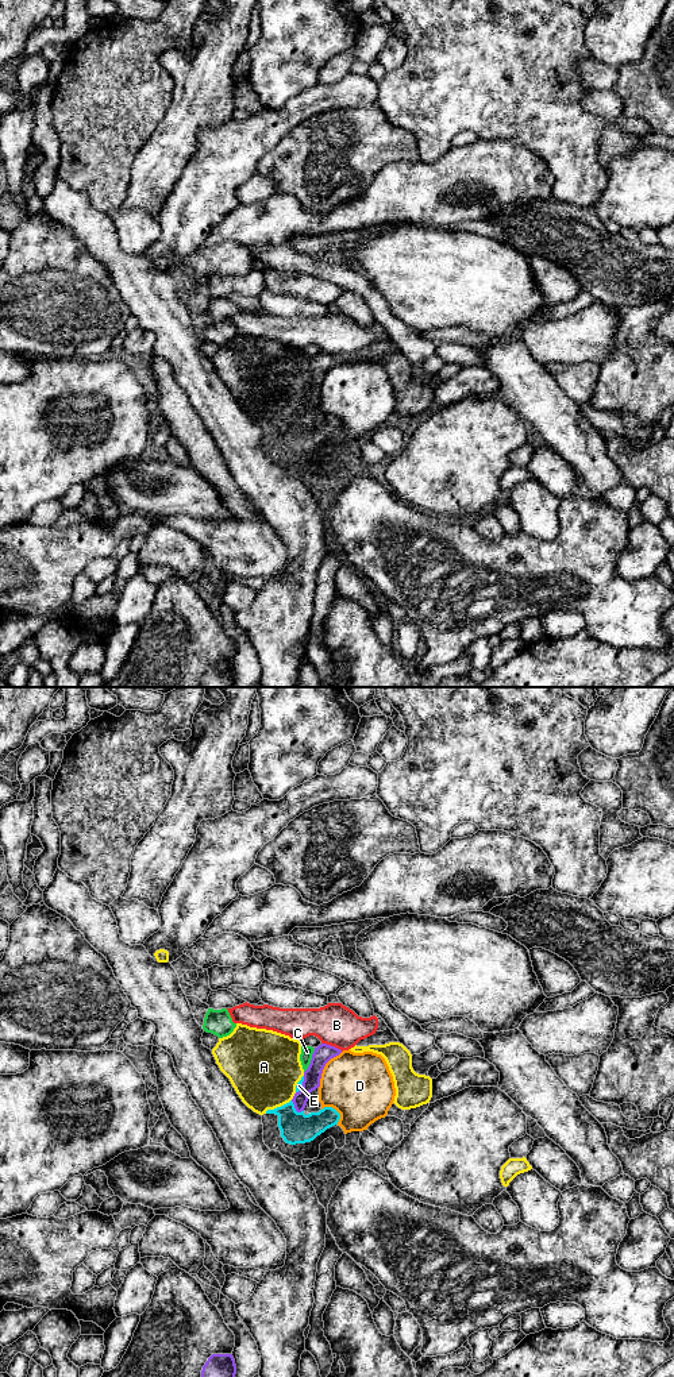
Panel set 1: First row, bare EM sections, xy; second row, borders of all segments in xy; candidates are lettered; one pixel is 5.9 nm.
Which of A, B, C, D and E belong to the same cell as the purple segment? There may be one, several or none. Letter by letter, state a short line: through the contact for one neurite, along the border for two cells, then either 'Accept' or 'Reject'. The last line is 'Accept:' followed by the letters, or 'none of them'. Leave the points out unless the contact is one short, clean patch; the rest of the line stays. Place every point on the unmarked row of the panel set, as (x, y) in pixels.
A: Reject
B: Reject
C: Line: xy (315, 357), (311, 371), (304, 381). Reject
D: Reject
E: Line: xy (291, 409), (297, 420), (303, 420). Reject
Accept: none of them

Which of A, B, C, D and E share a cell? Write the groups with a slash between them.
A / B / C / D / E

